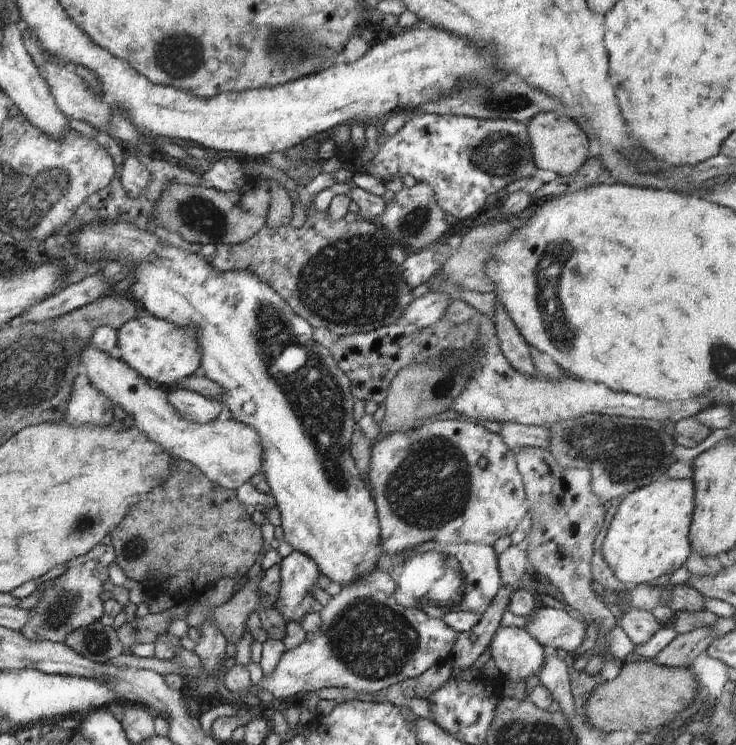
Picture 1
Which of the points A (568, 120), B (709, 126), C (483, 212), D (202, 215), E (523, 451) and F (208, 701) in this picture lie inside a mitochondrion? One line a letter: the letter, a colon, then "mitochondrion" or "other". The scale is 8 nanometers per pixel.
A: other
B: other
C: other
D: mitochondrion
E: other
F: other

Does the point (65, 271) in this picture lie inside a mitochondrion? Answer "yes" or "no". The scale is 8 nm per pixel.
no

